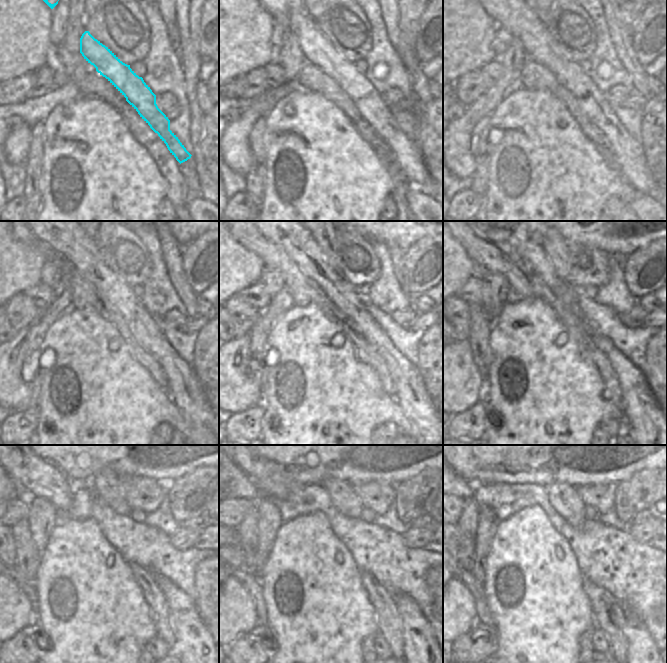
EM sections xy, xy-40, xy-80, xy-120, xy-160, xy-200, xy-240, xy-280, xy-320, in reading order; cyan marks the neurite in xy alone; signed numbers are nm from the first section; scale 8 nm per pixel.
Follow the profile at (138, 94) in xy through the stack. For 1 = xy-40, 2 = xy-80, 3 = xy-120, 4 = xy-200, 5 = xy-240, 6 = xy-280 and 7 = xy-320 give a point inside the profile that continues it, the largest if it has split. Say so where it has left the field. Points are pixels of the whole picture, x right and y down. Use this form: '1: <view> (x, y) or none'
1: xy-40 (317, 50)
2: xy-80 (517, 17)
3: xy-120 (69, 241)
4: xy-200 (646, 424)
5: xy-240 (195, 647)
6: xy-280 (421, 648)
7: xy-320 (642, 648)

